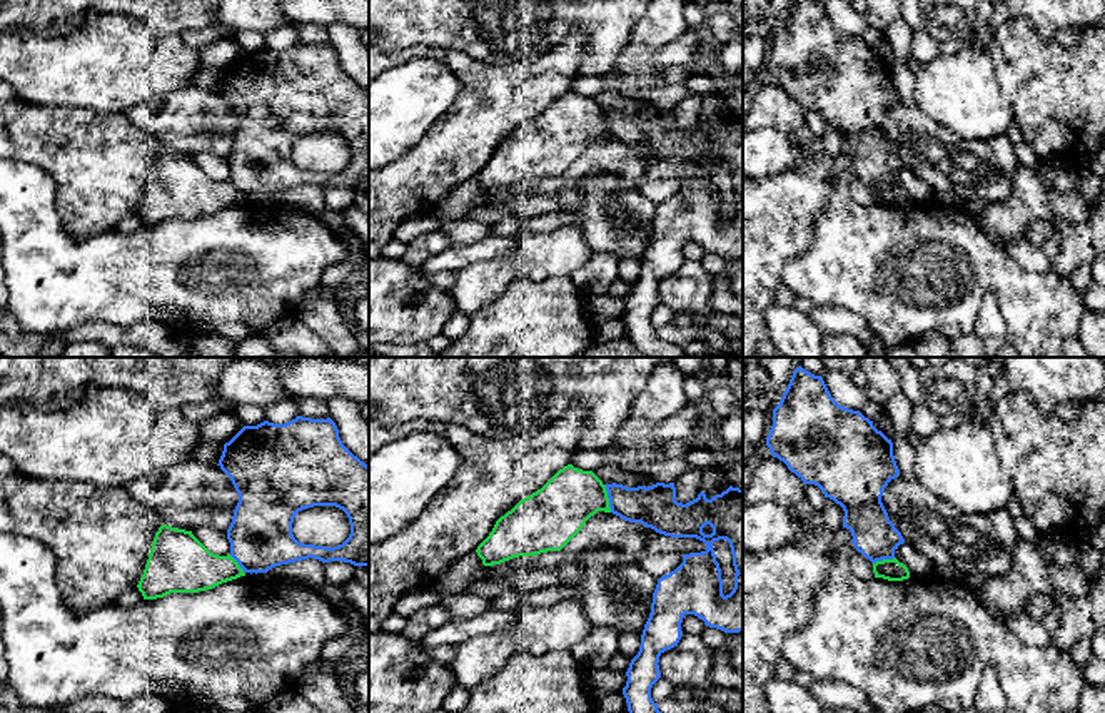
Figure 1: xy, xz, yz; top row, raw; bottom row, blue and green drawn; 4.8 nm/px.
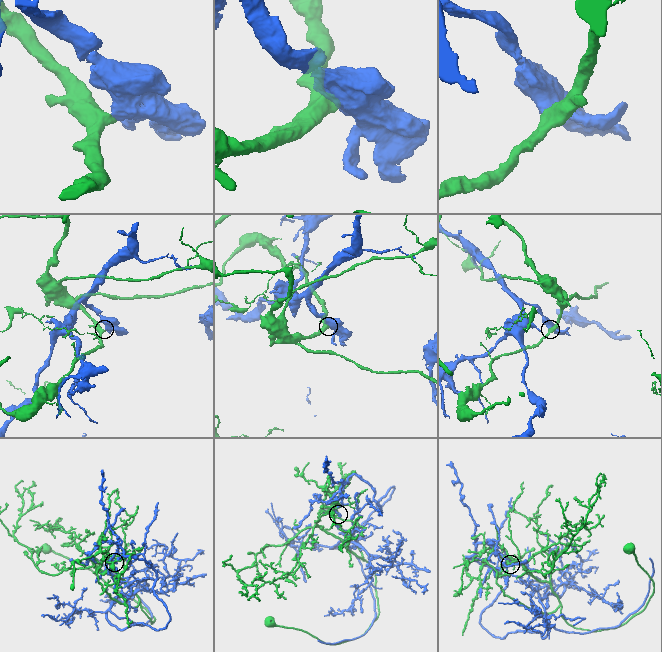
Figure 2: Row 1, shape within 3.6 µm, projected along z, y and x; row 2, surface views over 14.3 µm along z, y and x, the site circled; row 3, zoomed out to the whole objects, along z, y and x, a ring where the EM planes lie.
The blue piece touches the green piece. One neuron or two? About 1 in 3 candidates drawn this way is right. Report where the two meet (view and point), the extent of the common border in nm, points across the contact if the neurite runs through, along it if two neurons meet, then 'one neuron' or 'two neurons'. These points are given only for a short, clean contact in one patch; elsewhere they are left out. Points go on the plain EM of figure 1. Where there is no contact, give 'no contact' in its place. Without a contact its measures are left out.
contact xz (608, 122); length 140 nm; two neurons

